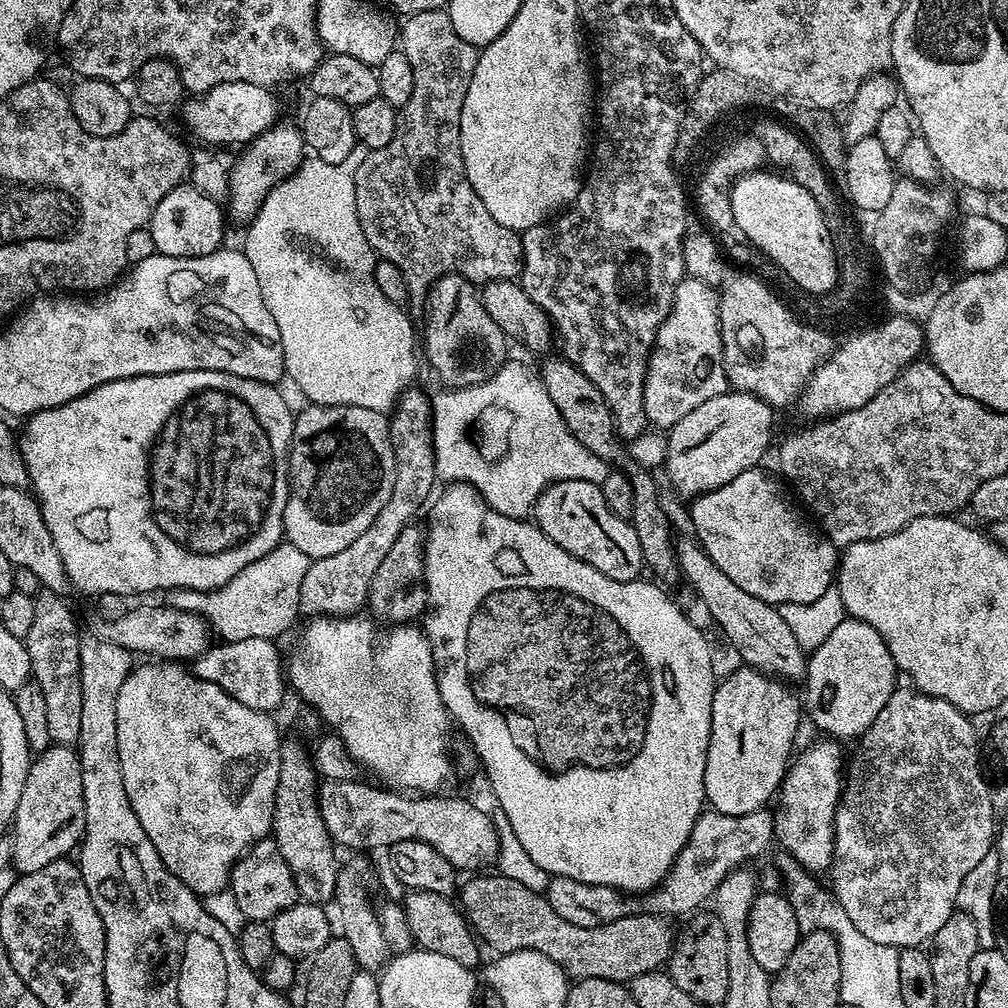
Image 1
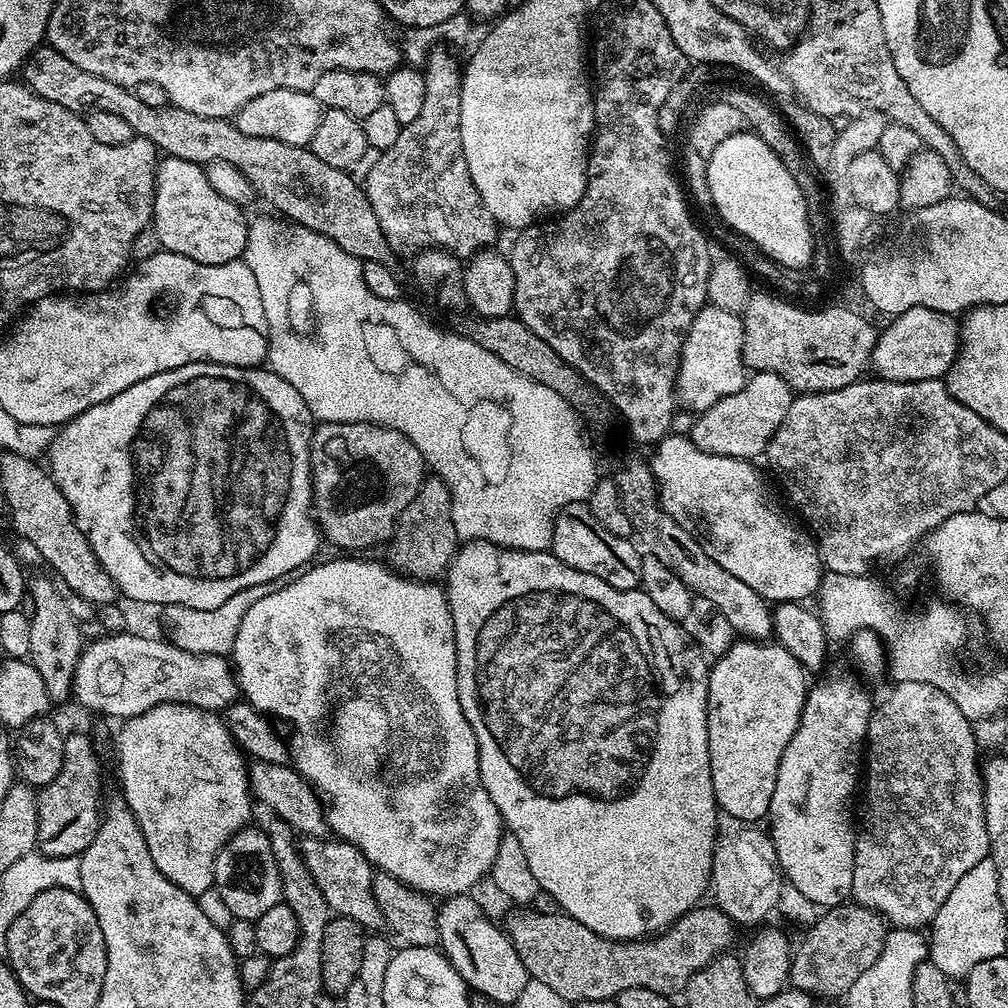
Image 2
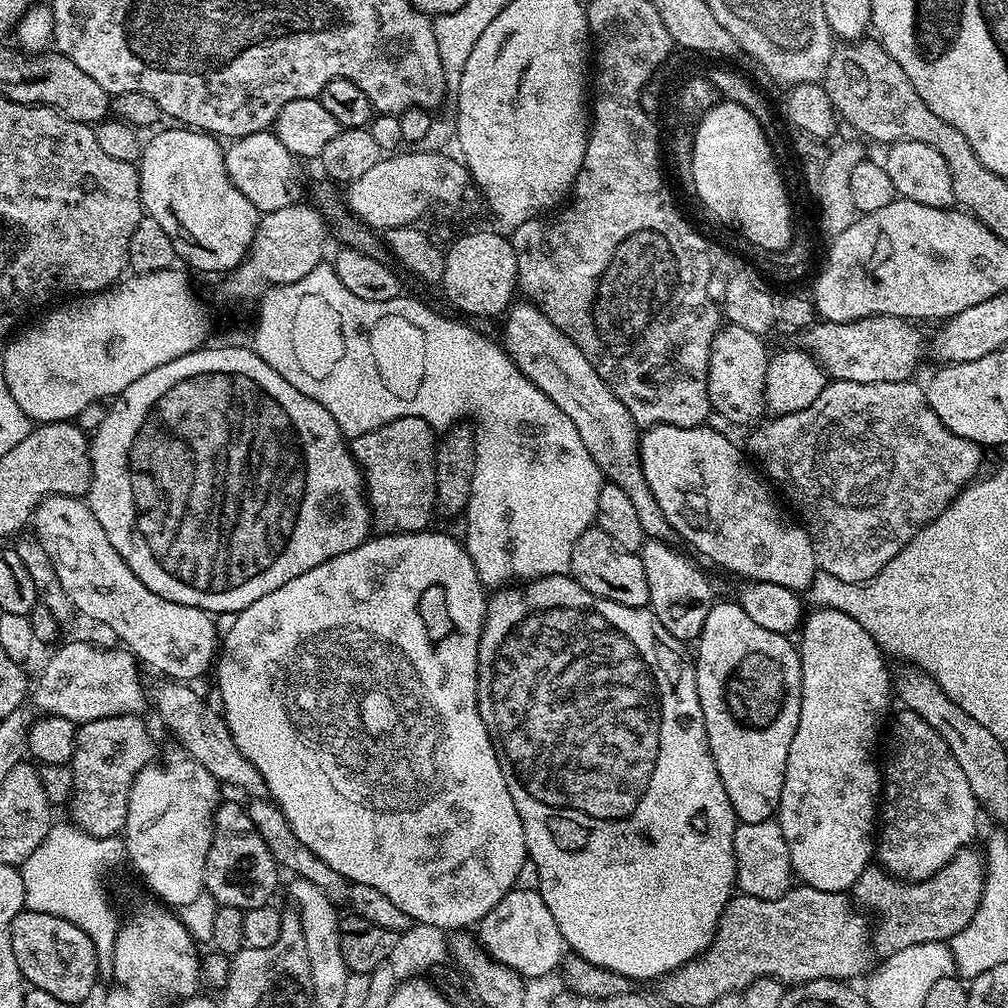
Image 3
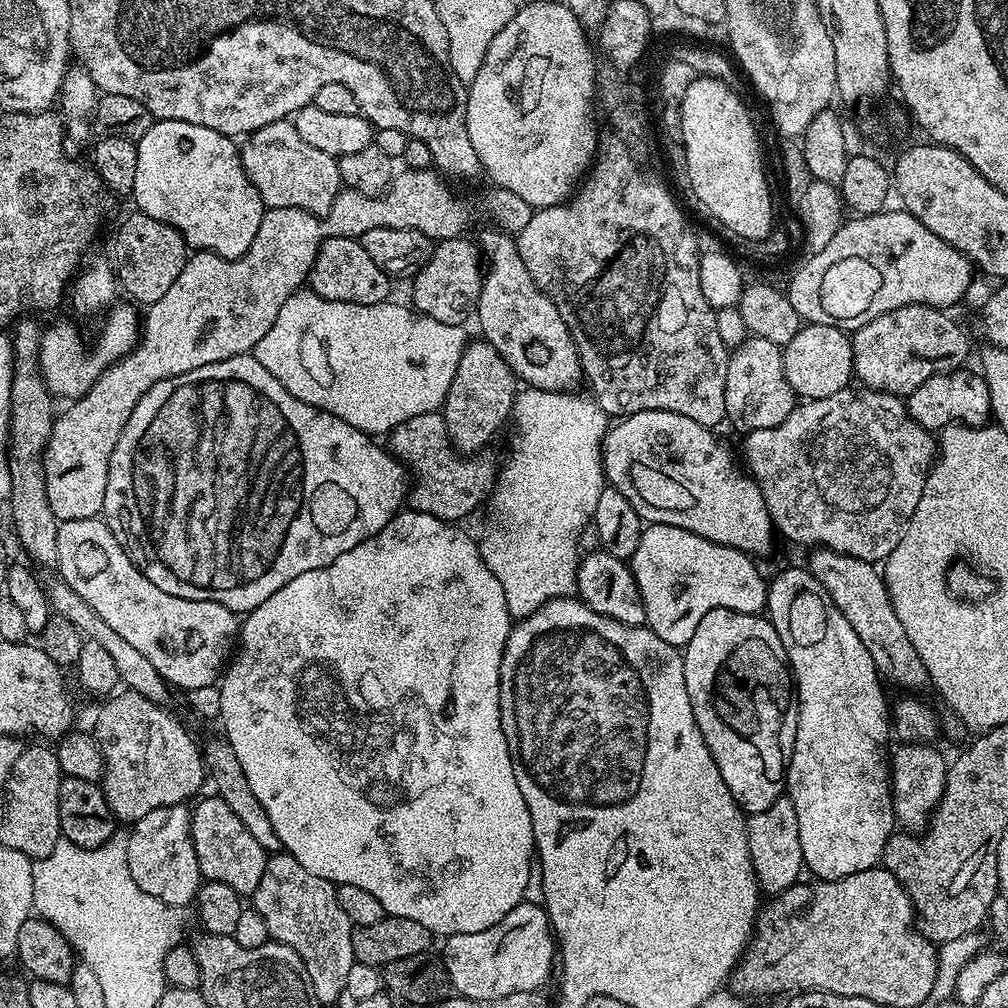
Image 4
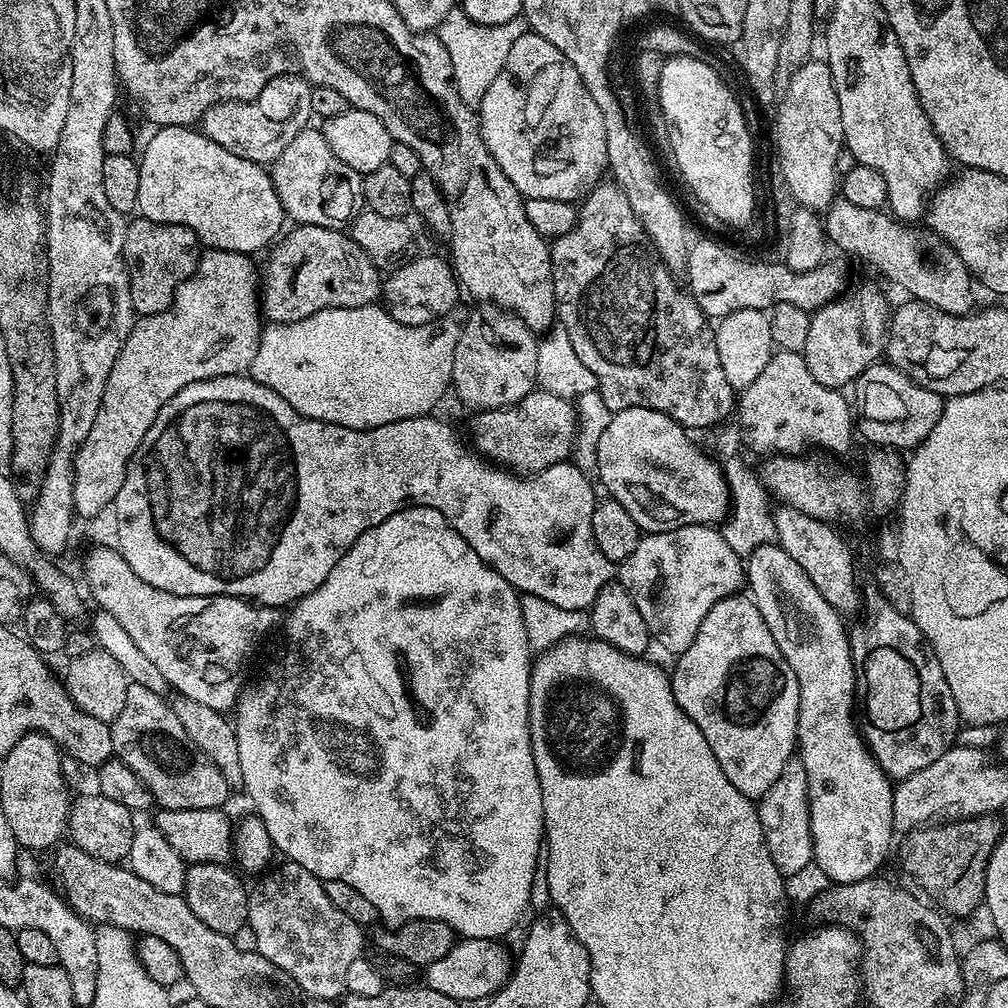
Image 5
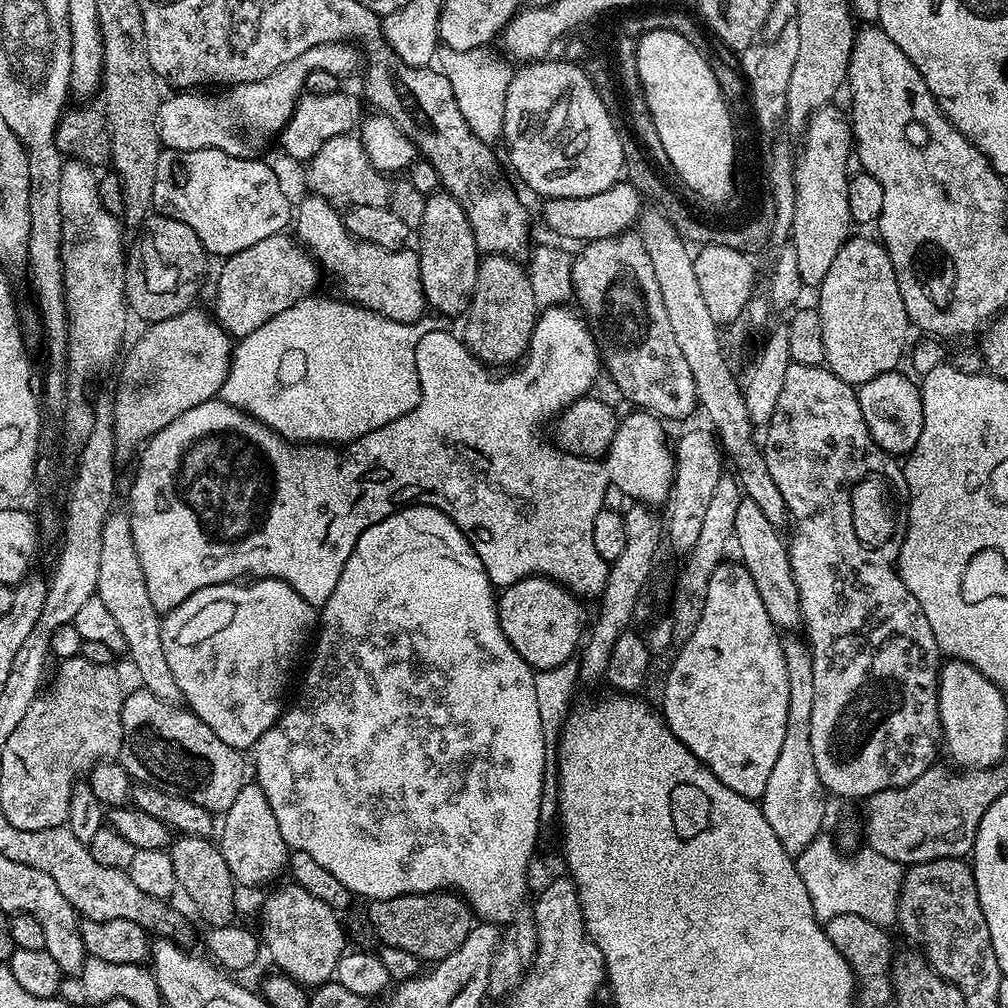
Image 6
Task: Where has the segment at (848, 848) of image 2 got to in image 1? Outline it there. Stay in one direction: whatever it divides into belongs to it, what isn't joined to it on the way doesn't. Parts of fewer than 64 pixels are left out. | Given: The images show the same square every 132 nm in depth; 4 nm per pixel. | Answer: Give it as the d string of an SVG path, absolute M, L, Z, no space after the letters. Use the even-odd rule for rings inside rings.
M819 738L820 740L816 740L812 745L809 746L808 749L805 750L804 753L797 755L795 759L791 761L788 765L787 772L784 773L784 782L780 785L780 791L778 793L778 801L780 800L780 805L777 808L774 808L774 817L775 817L775 829L774 836L778 841L780 840L780 844L785 853L794 857L795 860L799 862L807 870L807 872L811 872L813 874L821 874L820 872L827 873L832 866L832 859L834 858L834 820L836 818L836 807L840 805L840 789L842 787L842 773L846 768L846 752L844 756L844 752L840 747L842 747L841 741L838 739L831 738Z

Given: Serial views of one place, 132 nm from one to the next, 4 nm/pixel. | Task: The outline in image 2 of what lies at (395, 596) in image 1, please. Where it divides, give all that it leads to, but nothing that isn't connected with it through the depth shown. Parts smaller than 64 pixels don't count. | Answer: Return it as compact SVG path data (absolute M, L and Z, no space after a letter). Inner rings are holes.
M432 474L425 479L414 502L410 502L410 506L397 522L386 551L388 551L387 563L401 576L432 582L447 573L458 551L458 537L452 517L452 492L439 476Z

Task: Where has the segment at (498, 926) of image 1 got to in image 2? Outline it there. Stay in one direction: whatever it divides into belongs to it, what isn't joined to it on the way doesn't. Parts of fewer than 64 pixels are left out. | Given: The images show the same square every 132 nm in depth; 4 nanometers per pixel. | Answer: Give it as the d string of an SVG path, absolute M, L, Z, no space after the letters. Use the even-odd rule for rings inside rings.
M697 906L690 909L682 918L663 932L642 940L611 940L594 934L582 922L565 916L559 911L542 912L539 910L514 910L508 916L506 931L512 944L518 950L522 962L526 966L529 977L544 982L551 990L560 994L569 1002L582 1000L615 1000L622 990L630 990L630 986L646 986L646 990L658 990L658 994L671 997L672 992L683 993L684 988L690 982L690 978L702 966L706 966L716 956L723 956L729 951L738 932L737 925L715 906Z

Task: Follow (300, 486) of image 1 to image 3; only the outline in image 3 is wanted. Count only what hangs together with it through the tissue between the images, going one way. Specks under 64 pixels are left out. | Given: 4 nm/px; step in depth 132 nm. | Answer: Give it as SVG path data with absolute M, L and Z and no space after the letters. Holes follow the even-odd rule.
M398 418L378 430L370 430L361 436L351 437L352 456L364 476L368 511L372 514L372 528L377 533L422 532L429 527L432 511L437 511L436 483L434 466L436 465L437 433L422 418Z

